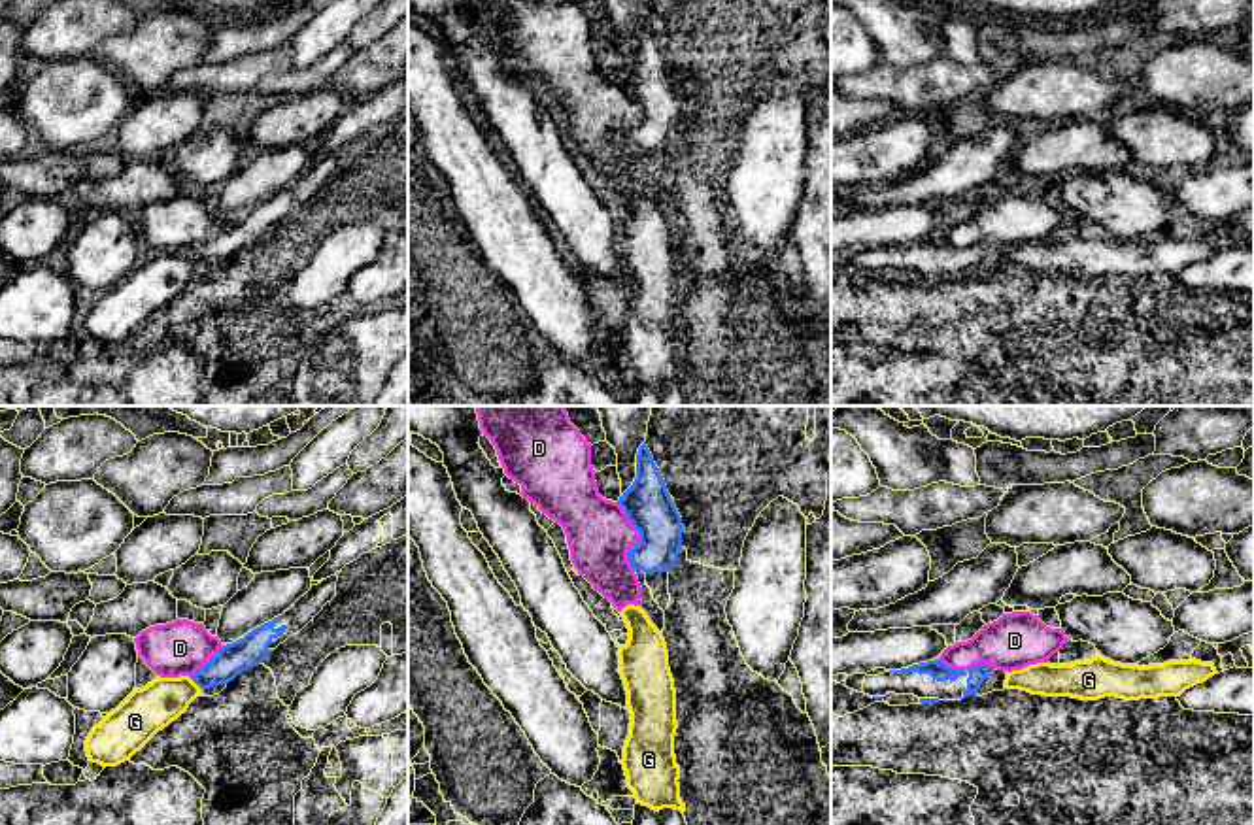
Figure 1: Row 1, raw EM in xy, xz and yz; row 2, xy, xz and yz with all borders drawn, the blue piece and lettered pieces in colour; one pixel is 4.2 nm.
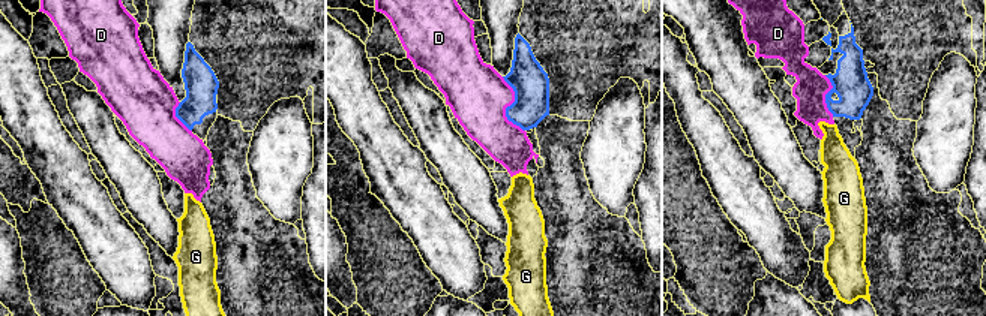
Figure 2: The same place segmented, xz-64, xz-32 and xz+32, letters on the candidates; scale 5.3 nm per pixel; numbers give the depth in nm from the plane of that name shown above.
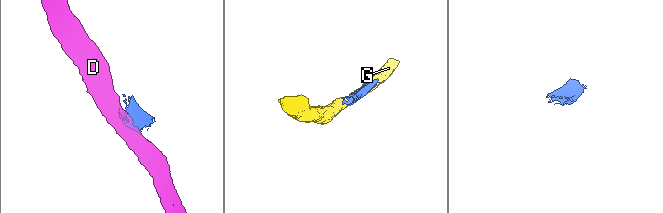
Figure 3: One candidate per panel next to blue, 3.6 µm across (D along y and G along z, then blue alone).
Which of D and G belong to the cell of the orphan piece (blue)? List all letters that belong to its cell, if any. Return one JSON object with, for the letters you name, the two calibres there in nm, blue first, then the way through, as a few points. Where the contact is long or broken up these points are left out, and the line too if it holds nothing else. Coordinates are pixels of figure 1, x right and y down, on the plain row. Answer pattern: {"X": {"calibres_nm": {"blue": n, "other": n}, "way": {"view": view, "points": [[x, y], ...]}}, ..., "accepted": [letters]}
{"accepted": []}

